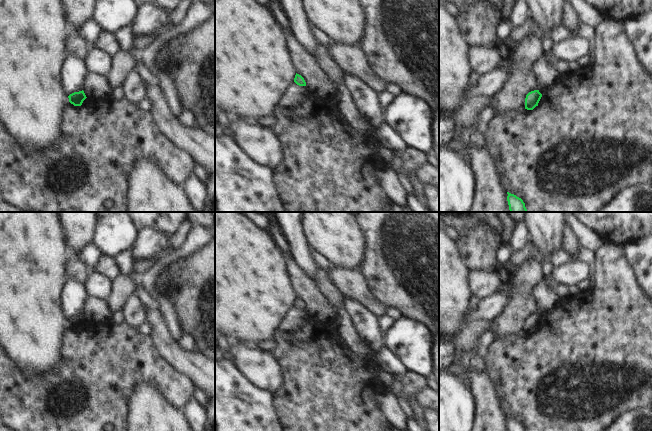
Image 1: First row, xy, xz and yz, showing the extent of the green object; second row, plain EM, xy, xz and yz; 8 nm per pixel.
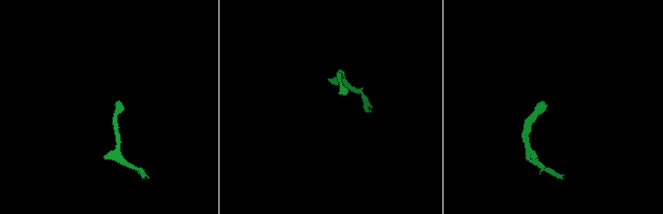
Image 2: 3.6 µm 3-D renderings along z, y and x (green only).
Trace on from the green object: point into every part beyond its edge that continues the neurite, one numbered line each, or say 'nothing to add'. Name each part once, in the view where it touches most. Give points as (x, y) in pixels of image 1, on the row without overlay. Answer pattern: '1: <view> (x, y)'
nothing to add

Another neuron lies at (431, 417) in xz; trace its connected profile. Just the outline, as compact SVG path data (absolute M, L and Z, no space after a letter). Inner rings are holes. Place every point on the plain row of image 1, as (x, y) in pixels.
M424 408L426 431L439 431L439 414L433 409Z

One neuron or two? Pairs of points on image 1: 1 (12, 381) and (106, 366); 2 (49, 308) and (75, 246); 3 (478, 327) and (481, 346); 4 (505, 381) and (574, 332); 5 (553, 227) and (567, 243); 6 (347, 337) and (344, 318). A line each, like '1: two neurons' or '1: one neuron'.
1: one neuron
2: two neurons
3: two neurons
4: one neuron
5: two neurons
6: one neuron

